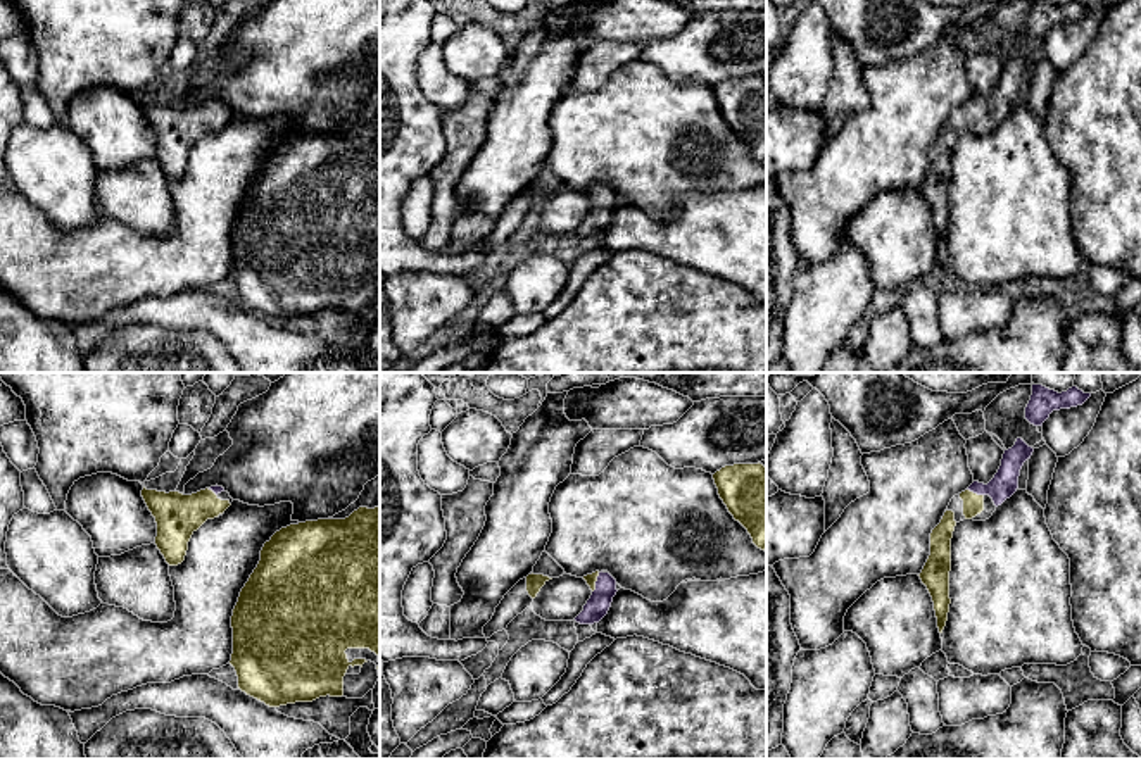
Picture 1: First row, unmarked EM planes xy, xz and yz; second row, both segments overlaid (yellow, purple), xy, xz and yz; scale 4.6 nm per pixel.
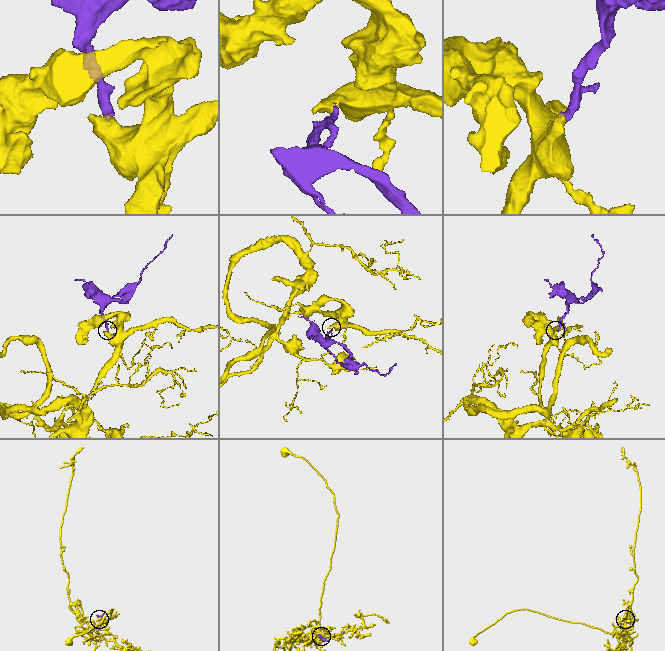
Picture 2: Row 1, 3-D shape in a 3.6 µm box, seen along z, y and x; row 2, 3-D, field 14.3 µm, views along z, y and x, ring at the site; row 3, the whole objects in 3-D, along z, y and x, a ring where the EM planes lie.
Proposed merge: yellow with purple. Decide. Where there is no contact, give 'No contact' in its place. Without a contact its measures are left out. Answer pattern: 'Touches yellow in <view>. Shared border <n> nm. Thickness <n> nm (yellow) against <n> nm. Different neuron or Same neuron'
Touches yellow in yz. Shared border 90 nm. Thickness 100 nm (yellow) against 120 nm. Same neuron

